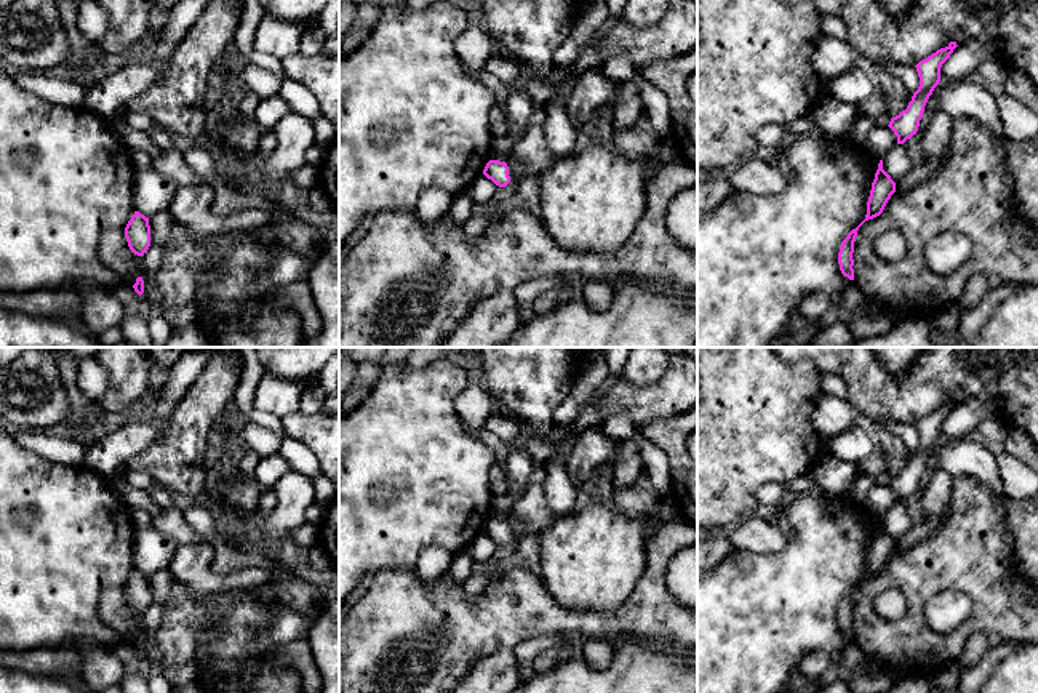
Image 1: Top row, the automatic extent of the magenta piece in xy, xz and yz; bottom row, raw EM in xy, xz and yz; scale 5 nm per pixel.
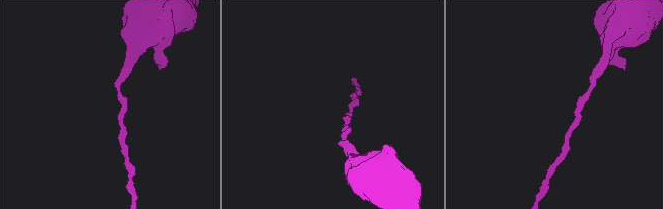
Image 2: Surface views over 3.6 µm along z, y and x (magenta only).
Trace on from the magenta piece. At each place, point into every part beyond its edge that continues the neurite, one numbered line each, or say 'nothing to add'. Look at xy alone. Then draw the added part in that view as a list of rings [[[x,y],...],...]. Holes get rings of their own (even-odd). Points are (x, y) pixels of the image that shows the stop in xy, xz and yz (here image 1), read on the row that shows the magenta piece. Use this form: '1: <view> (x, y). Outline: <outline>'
nothing to add

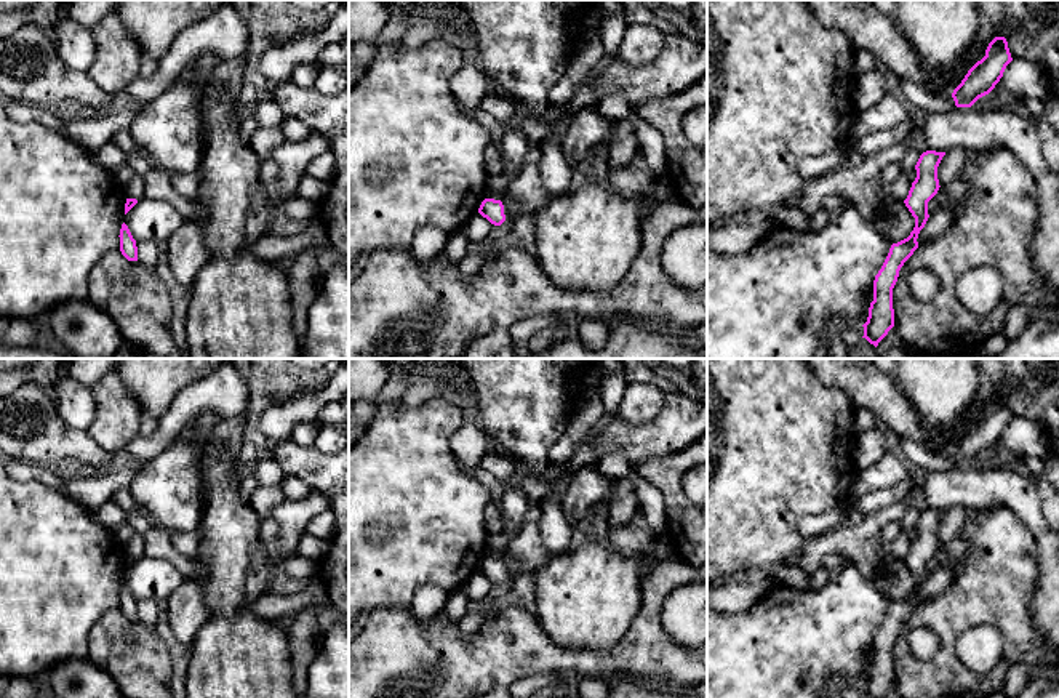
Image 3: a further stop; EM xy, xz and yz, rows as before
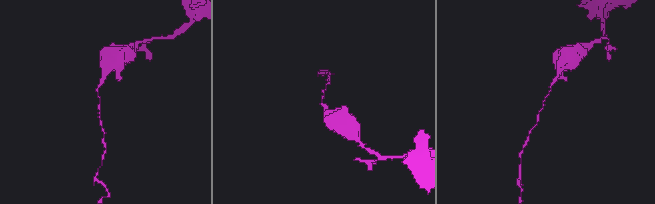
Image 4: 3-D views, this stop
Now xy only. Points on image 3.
nothing to add

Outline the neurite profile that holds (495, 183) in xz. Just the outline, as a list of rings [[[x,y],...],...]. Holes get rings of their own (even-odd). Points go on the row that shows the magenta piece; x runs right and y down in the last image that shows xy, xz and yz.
[[[504,173],[499,176],[490,176],[485,199],[499,200],[499,194],[506,187],[507,183],[509,183],[509,178]]]

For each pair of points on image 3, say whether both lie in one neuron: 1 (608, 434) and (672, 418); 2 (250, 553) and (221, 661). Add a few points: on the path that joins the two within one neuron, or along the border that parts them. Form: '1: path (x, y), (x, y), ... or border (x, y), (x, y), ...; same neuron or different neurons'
1: path (624, 434), (656, 434); same neuron
2: path (234, 580), (229, 586), (229, 634); same neuron

